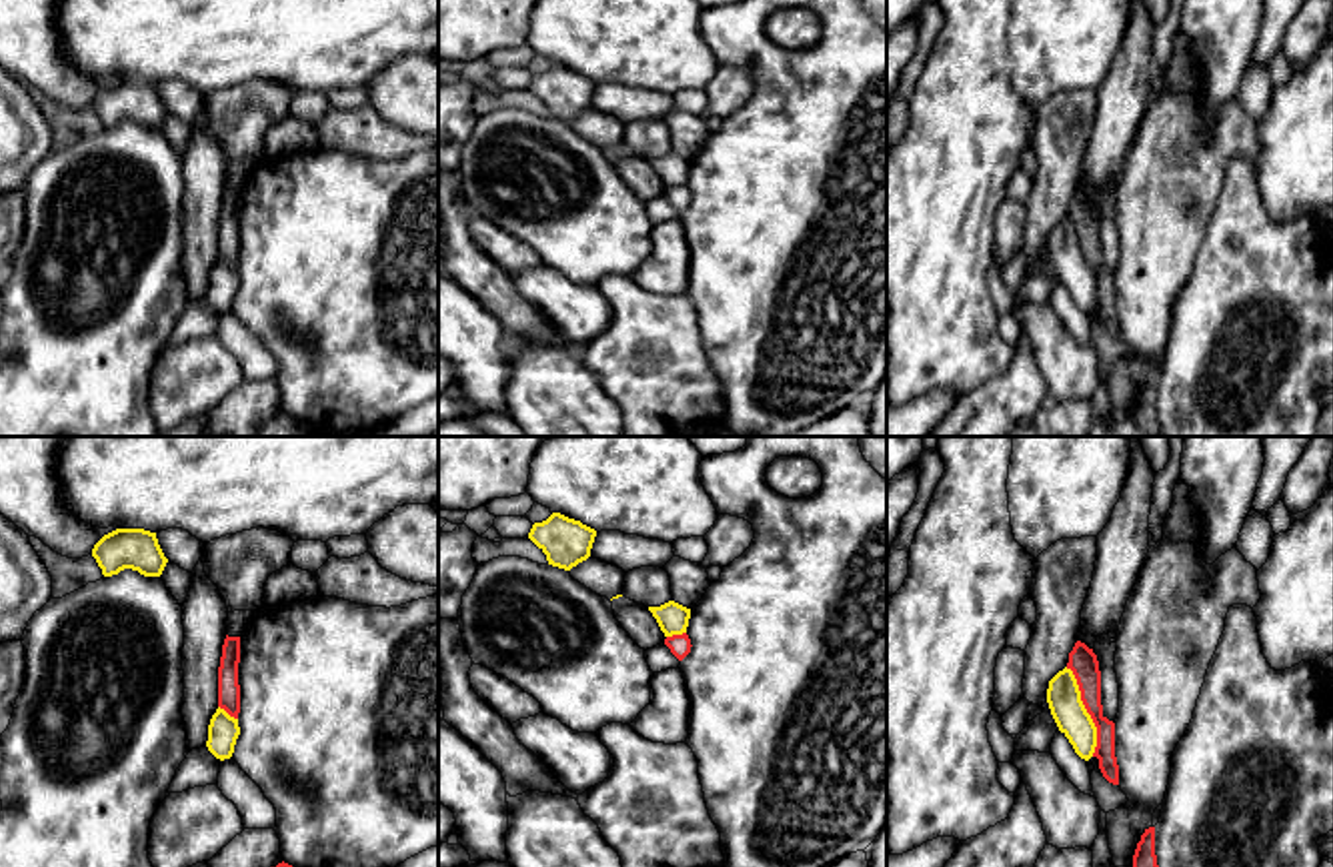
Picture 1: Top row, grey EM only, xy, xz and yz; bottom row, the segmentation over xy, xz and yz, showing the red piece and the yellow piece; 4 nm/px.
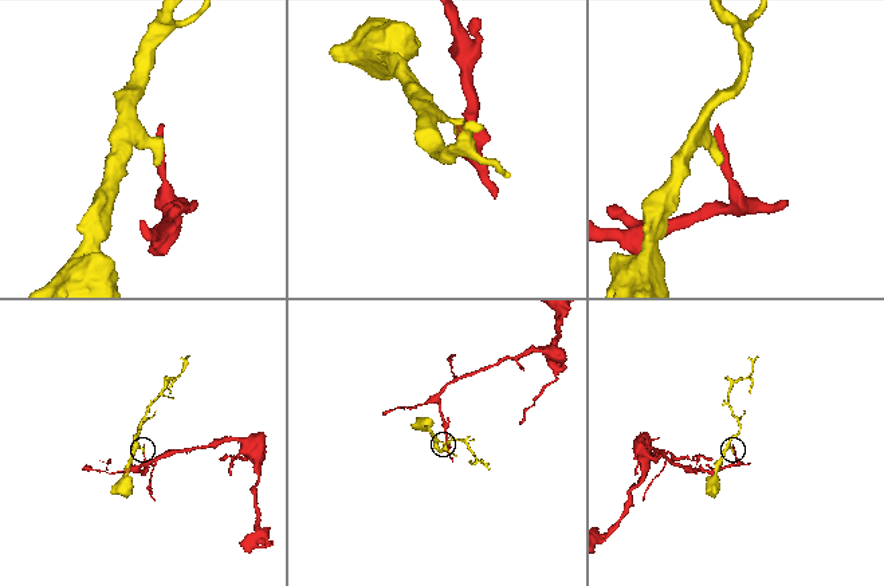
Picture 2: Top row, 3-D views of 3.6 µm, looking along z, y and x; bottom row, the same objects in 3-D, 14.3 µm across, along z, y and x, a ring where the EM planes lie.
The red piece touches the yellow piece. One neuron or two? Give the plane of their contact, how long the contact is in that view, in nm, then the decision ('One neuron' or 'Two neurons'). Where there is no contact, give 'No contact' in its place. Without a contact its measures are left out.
Touches red in yz. Shared border 380 nm. Two neurons

